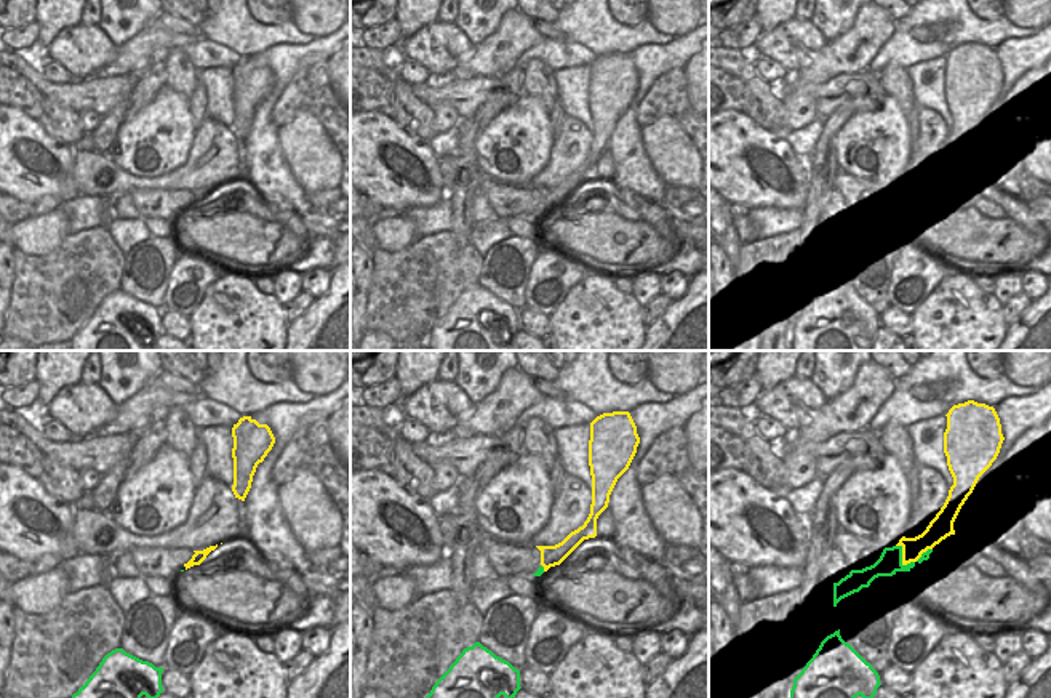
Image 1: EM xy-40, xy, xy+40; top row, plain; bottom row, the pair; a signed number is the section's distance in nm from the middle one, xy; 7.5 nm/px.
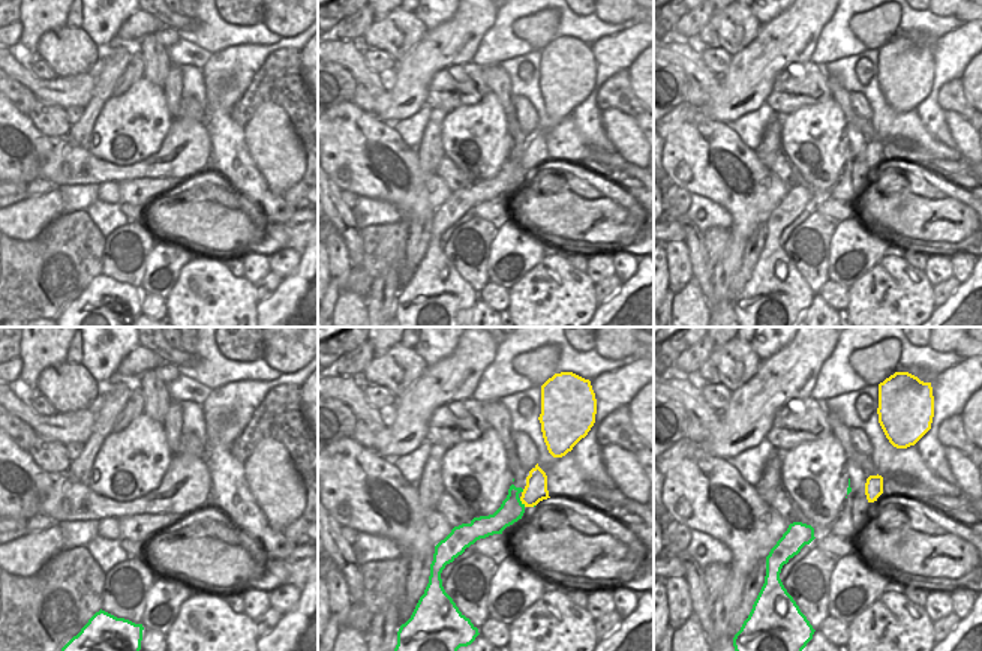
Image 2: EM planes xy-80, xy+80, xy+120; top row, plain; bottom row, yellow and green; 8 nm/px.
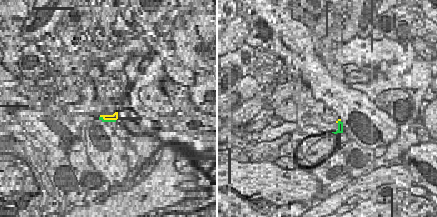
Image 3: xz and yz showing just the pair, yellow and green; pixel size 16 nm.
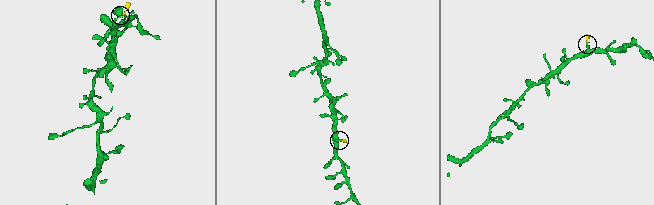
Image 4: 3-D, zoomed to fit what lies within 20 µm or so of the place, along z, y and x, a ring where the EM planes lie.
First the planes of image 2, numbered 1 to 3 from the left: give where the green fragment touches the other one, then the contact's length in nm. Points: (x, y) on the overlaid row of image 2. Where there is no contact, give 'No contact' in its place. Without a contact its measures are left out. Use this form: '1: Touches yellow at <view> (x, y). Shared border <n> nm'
1: No contact
2: Touches yellow at xy+80 (522, 503). Shared border 90 nm
3: No contact

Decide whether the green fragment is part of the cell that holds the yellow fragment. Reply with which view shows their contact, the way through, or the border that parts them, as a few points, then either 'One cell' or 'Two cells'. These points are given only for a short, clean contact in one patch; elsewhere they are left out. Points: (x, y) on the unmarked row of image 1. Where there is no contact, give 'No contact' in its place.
Touches yellow in xy+40. One cell

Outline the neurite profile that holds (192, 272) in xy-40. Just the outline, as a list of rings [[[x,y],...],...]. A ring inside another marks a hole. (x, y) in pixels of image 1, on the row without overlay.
[[[182,248],[170,274],[163,309],[190,317],[206,288],[230,271],[200,251]]]

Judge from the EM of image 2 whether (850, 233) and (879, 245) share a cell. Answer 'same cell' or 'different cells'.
same cell

